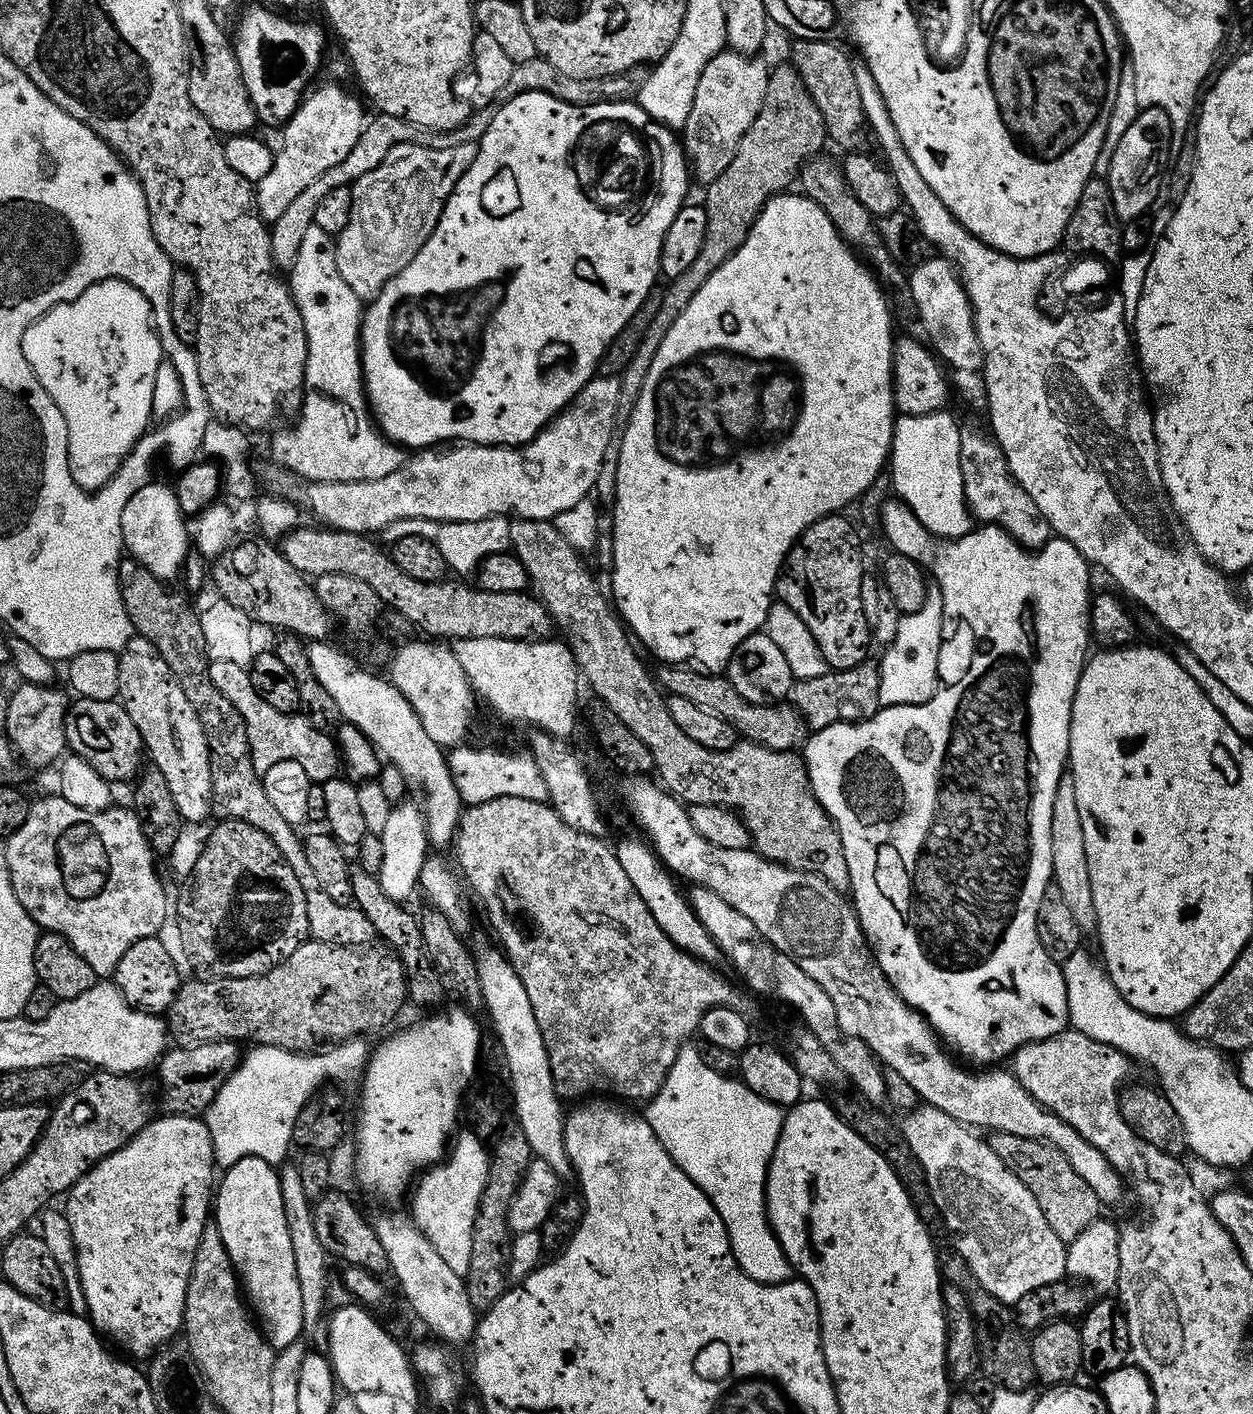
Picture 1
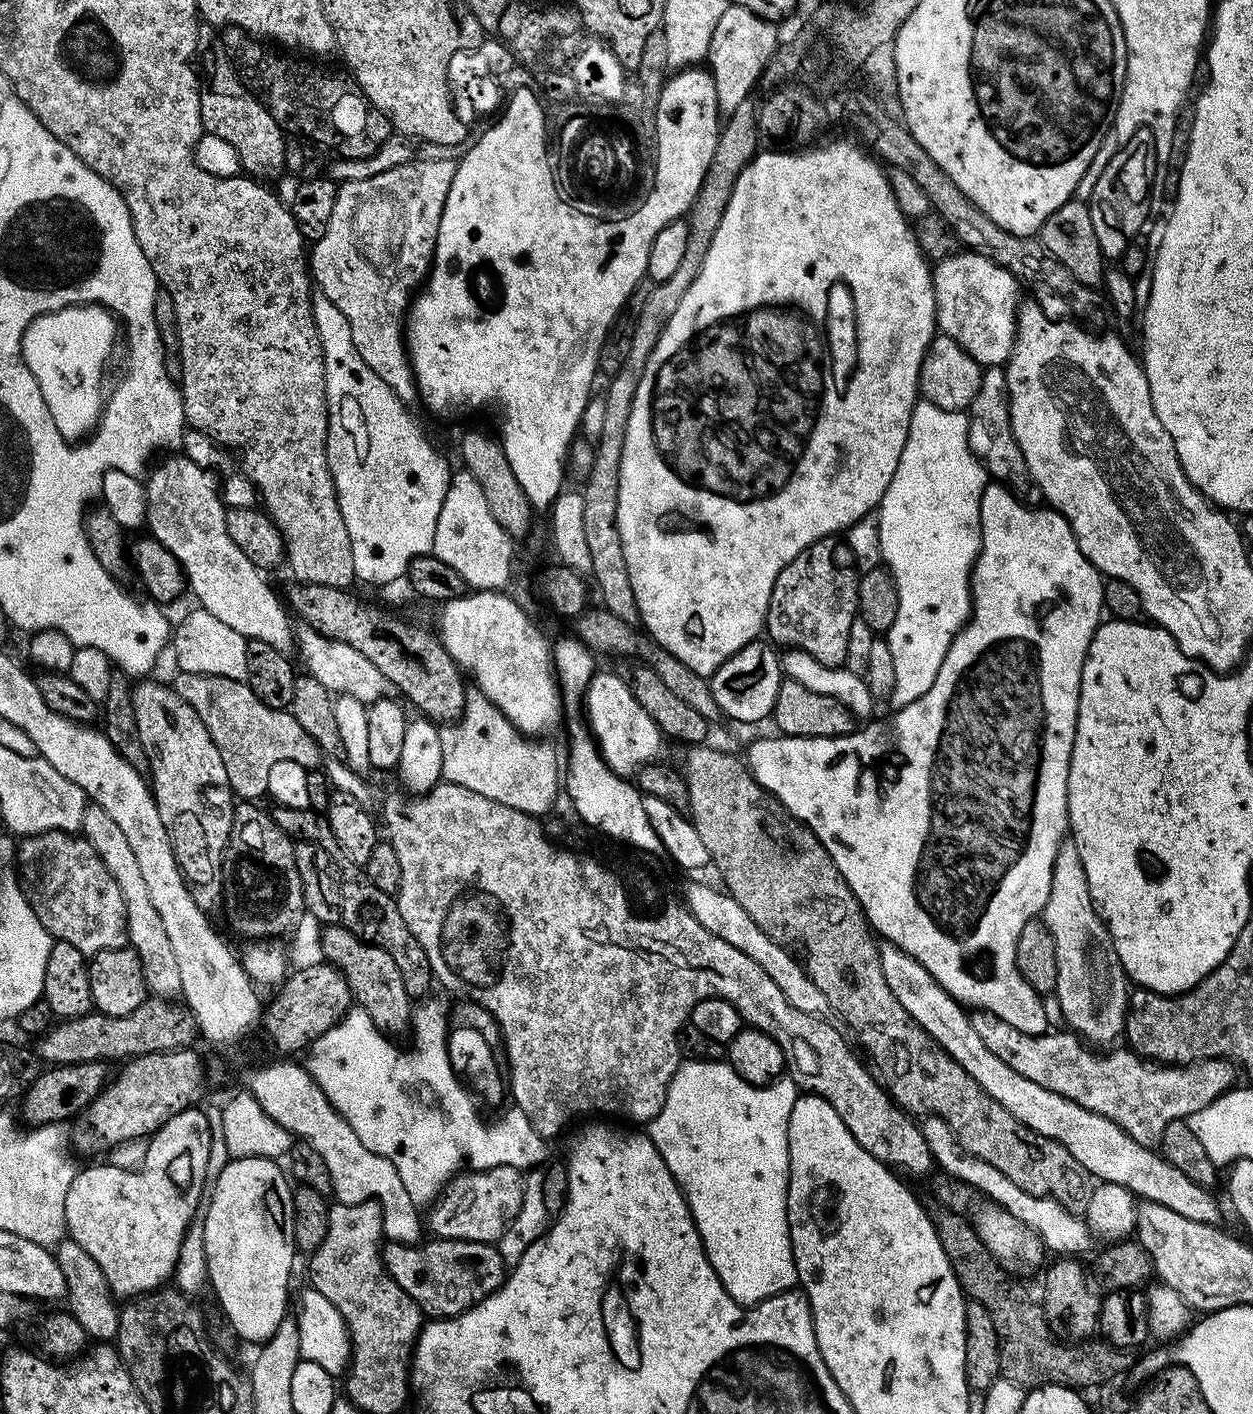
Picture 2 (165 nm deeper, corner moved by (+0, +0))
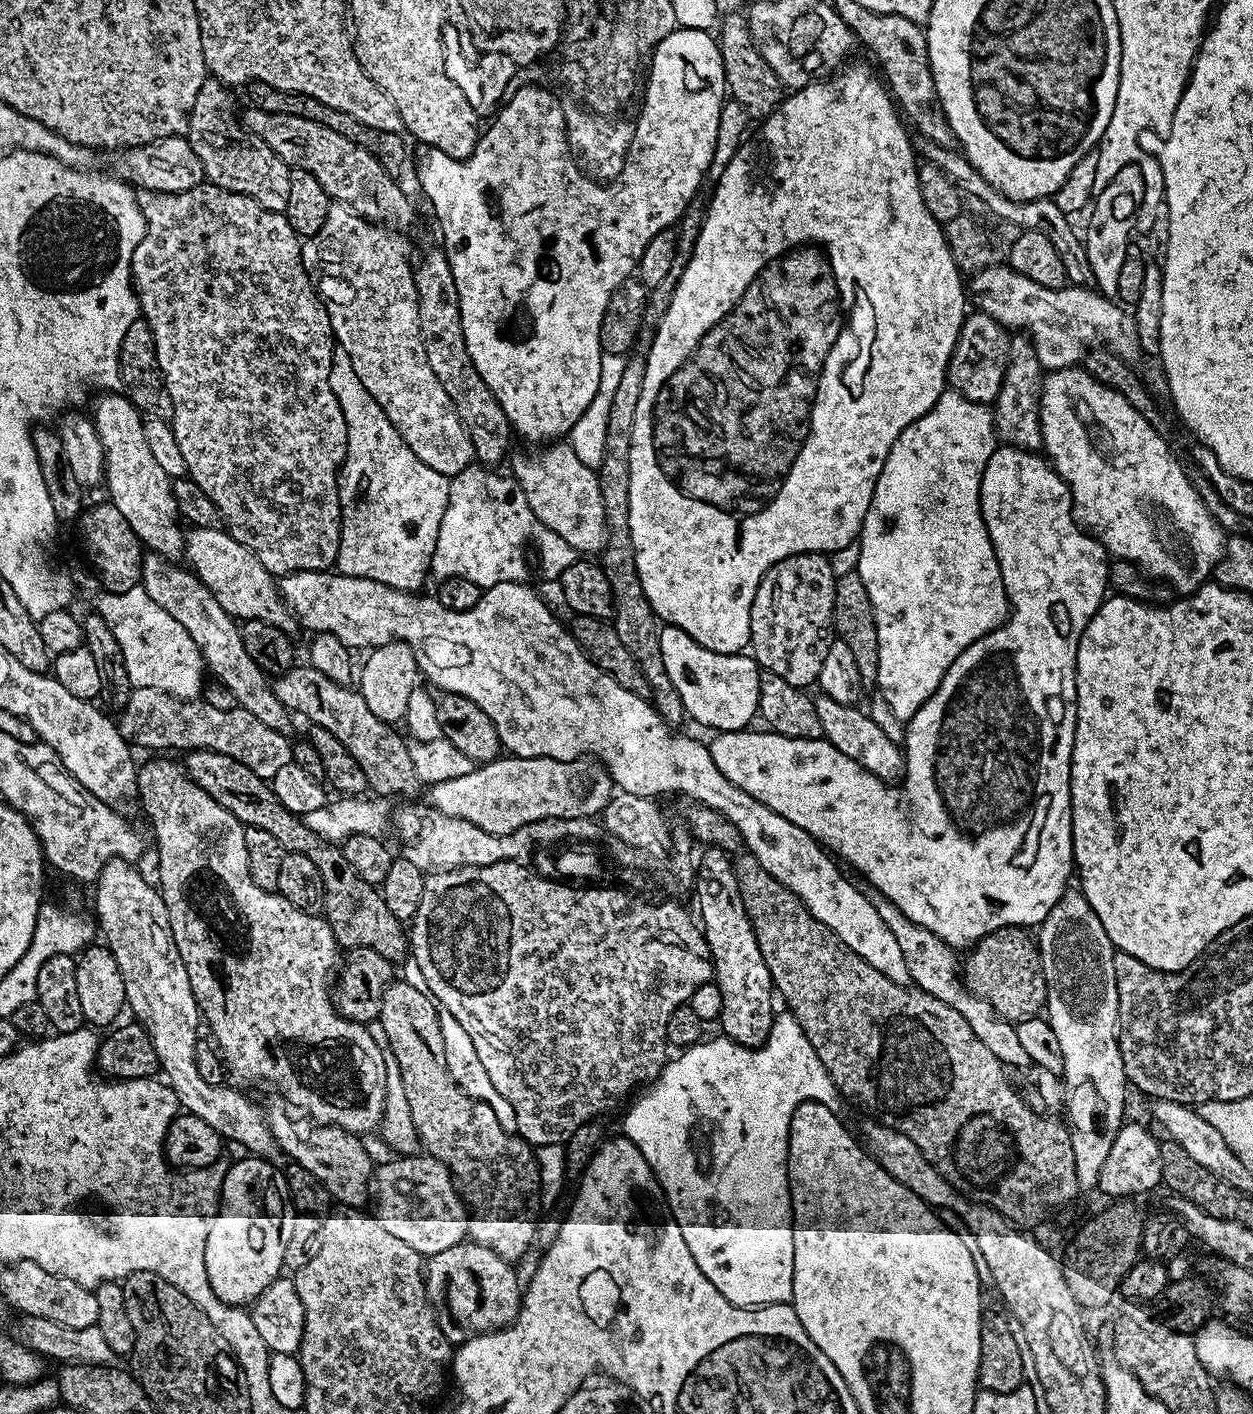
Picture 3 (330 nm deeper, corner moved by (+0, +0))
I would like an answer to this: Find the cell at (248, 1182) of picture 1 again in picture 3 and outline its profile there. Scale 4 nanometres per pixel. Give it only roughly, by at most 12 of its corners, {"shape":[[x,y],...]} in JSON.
{"shape":[[268,1158],[229,1167],[206,1274],[251,1305],[285,1271],[294,1209]]}

